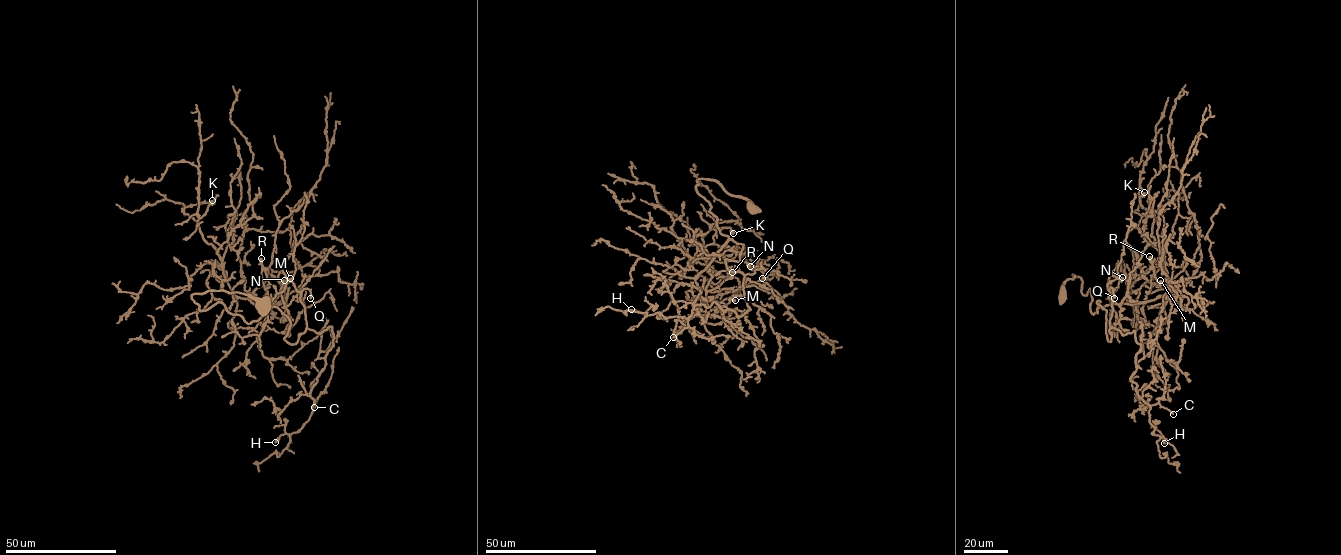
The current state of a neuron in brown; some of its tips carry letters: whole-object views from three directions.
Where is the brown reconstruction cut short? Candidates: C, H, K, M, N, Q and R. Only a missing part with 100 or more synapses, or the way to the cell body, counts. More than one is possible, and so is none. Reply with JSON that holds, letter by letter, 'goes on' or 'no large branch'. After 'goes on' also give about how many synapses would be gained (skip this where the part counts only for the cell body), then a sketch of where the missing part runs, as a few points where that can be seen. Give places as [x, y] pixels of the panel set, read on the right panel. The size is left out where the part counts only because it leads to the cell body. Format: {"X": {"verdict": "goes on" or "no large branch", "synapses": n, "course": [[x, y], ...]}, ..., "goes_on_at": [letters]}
{"C": {"verdict": "no large branch"}, "H": {"verdict": "no large branch"}, "K": {"verdict": "no large branch"}, "M": {"verdict": "no large branch"}, "N": {"verdict": "no large branch"}, "Q": {"verdict": "goes on", "synapses": 110, "course": [[1114, 298], [1115, 348], [1124, 359], [1127, 372], [1130, 372], [1129, 377], [1139, 381]]}, "R": {"verdict": "no large branch"}, "goes_on_at": ["Q"]}

